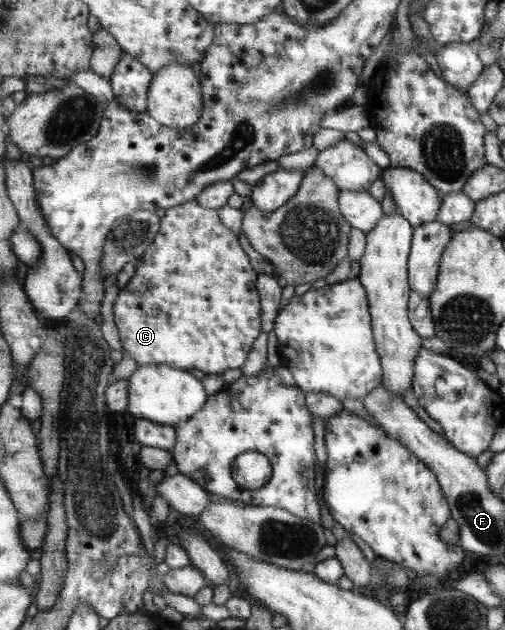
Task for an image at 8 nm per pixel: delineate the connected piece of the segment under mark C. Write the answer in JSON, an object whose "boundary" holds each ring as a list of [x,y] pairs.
{"boundary":[[[195,200],[186,201],[173,208],[164,210],[164,215],[160,218],[160,225],[152,243],[143,252],[141,257],[134,261],[134,276],[126,283],[124,287],[118,289],[118,296],[114,299],[112,311],[114,312],[114,324],[118,329],[118,338],[122,347],[121,352],[126,354],[137,365],[146,364],[166,364],[174,366],[176,369],[198,369],[206,375],[209,373],[221,374],[226,369],[238,369],[244,363],[244,359],[250,351],[250,345],[260,334],[260,313],[261,305],[258,305],[259,294],[256,293],[257,287],[254,287],[256,273],[252,271],[248,257],[242,253],[238,241],[234,239],[234,233],[226,229],[220,219],[216,209],[206,209],[205,206],[198,205]]]}

